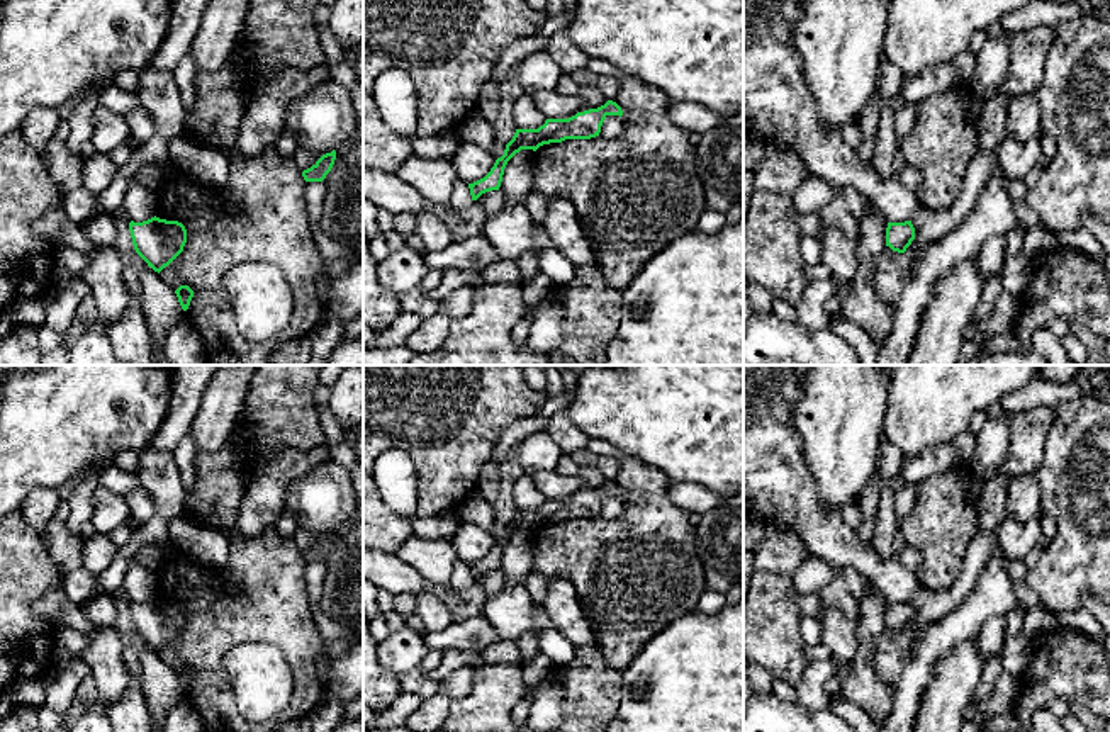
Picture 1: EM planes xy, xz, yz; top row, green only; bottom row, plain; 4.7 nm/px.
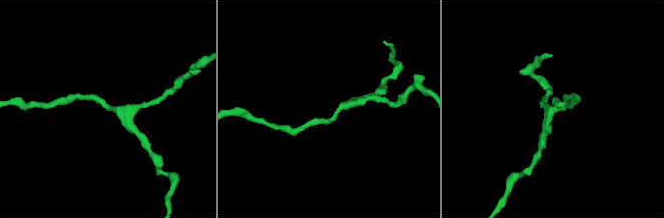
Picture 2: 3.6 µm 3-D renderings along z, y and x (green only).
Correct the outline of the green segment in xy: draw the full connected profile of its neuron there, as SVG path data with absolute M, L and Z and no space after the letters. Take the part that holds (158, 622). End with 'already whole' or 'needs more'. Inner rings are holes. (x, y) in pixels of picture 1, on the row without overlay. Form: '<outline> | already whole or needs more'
M156 596L143 603L131 601L129 611L136 633L158 654L183 632L187 623L182 603Z | already whole

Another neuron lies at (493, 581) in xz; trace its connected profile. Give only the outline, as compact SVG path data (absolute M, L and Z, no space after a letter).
M491 571L482 574L477 581L485 588L487 594L491 596L502 588L506 579L499 571Z

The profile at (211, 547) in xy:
M177 516L168 523L170 540L180 545L187 557L204 566L224 567L229 557L227 537L214 528Z

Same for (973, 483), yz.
M967 469L967 470L962 470L962 482L966 486L969 506L976 510L978 499L983 491L984 479Z

